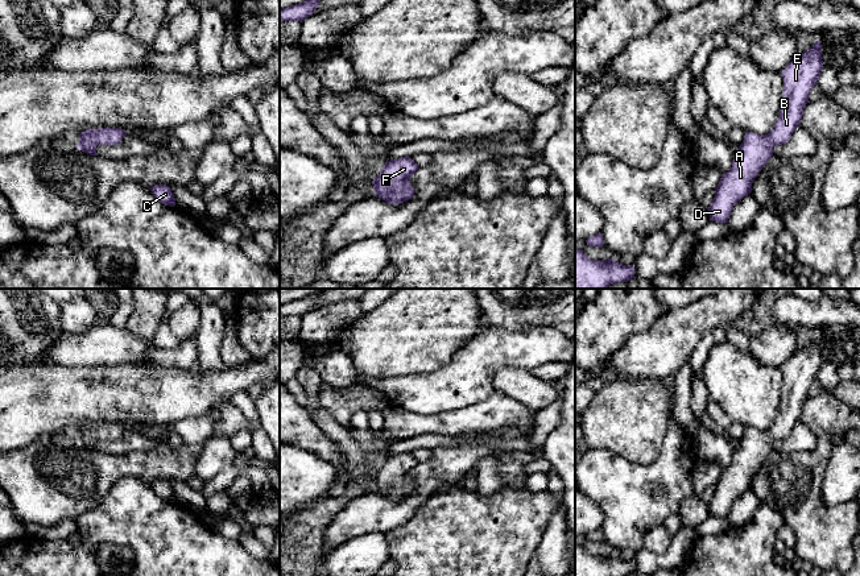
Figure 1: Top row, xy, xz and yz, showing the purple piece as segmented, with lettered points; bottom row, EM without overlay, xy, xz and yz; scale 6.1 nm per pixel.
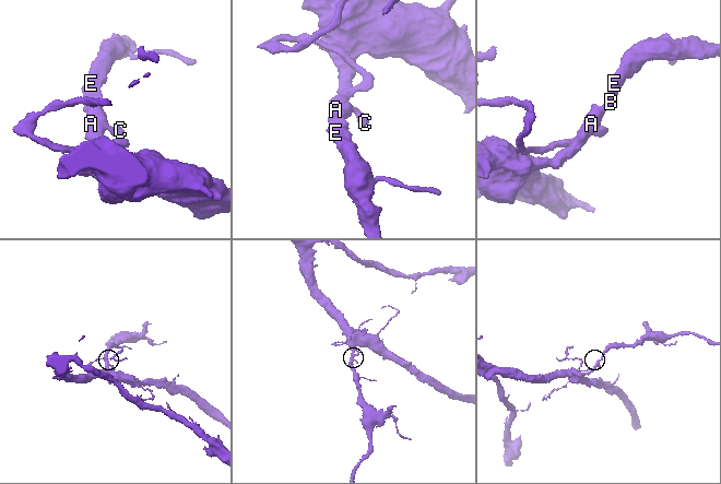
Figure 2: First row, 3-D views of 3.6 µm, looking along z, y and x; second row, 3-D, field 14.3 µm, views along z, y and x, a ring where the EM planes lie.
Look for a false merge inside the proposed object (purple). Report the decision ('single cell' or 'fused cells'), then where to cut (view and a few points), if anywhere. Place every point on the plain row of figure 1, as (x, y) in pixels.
single cell; cut none

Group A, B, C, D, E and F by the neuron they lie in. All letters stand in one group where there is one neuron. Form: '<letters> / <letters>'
A B C D E F

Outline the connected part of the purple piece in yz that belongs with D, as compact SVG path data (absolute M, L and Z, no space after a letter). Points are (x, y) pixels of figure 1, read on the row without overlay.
M815 335L813 343L799 348L782 365L783 388L778 415L768 430L745 427L743 439L735 446L732 463L722 471L715 484L714 496L707 504L710 515L728 518L733 501L752 488L753 475L773 451L773 443L786 439L801 420L809 389L818 378L822 364L822 339Z

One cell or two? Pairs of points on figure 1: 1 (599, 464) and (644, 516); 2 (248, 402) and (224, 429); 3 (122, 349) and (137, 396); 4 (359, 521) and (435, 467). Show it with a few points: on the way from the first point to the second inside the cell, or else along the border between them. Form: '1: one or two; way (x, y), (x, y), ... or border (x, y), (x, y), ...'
1: one; way (608, 477), (633, 502)
2: two; border (228, 401), (245, 417), (252, 432)
3: two; border (143, 359), (135, 363), (96, 367)
4: one; way (380, 513), (402, 510), (425, 488)

